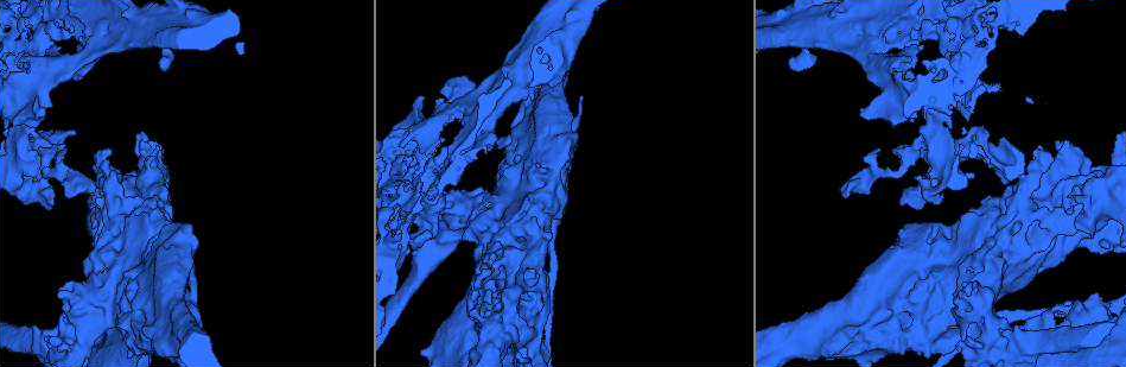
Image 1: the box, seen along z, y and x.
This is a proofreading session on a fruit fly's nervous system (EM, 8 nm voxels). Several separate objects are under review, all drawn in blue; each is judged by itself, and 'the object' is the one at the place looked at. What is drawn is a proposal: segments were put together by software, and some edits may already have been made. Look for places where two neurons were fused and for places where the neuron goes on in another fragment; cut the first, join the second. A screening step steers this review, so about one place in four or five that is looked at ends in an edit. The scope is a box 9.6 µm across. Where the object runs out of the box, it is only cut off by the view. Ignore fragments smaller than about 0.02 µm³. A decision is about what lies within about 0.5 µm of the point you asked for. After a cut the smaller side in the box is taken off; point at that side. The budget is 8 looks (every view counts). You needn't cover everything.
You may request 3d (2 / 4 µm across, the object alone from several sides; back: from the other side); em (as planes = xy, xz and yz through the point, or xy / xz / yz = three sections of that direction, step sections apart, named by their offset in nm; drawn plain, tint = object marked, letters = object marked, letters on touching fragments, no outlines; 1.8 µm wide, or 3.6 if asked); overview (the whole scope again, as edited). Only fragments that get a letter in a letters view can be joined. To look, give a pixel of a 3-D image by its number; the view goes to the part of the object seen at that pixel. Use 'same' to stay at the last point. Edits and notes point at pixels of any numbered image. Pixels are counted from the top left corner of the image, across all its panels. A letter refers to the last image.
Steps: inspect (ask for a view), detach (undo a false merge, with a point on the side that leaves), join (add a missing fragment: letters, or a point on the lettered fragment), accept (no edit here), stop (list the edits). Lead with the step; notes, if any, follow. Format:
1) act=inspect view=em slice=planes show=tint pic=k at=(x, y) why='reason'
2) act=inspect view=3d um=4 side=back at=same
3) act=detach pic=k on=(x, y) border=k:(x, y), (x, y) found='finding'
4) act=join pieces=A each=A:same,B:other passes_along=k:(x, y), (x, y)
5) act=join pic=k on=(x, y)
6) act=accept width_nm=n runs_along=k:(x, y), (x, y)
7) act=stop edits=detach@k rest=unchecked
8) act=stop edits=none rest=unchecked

act=inspect view=em slice=xy step=8 show=tint pic=1 at=(191, 289) why='sudden change in width'

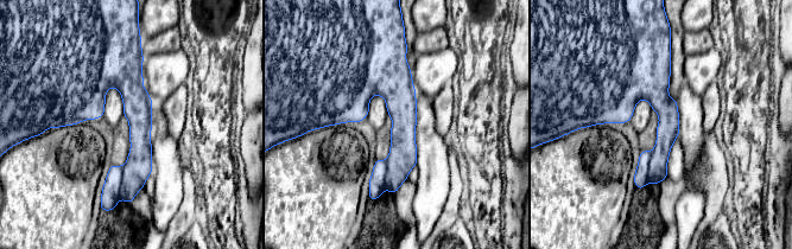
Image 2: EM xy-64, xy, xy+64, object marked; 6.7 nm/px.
act=inspect view=em slice=planes show=letters at=same

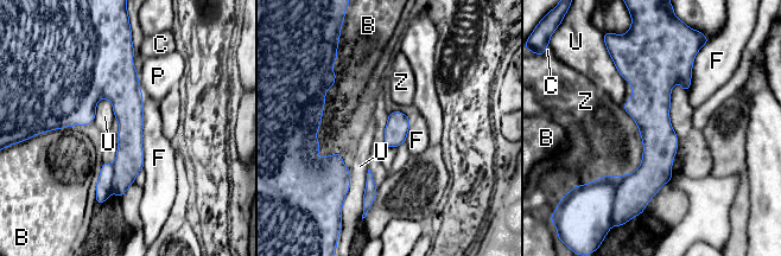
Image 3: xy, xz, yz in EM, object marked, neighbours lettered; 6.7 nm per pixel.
act=detach pic=3 on=(105, 184) width_nm=160 longest_contact=F:500nm each=B:other,C:other,F:other,P:other,U:other,Z:other found='a second neuron is stuck on'

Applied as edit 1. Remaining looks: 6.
act=inspect view=3d um=2 pic=1 at=(21, 97) why='abrupt turn'

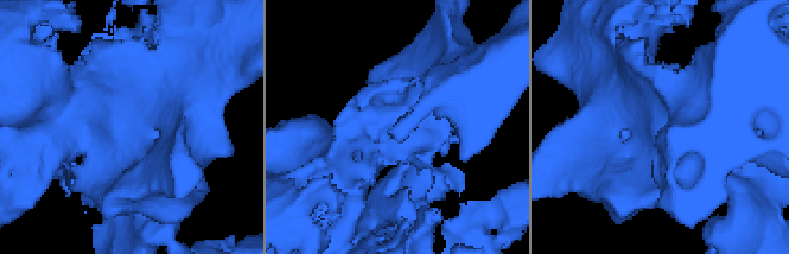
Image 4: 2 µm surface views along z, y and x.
act=inspect view=em um=3.6 slice=planes show=tint pic=4 at=(120, 126)

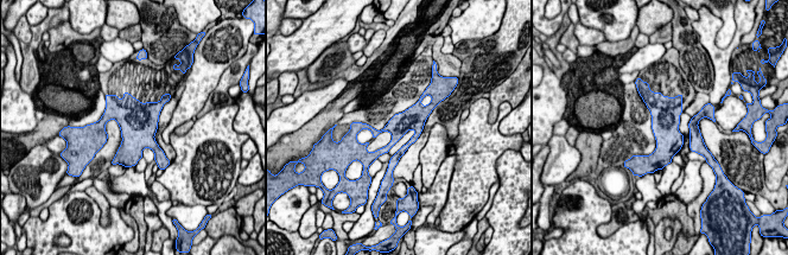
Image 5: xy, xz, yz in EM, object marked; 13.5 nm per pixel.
act=inspect view=em um=3.6 slice=planes show=letters at=same why='what lies round it'

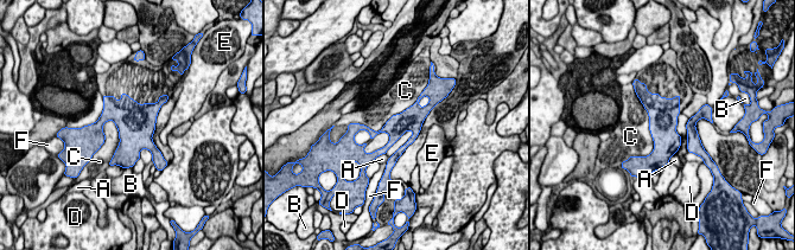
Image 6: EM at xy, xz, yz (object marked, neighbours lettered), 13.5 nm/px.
act=accept each=A:other,B:other,C:other,D:other,E:other,F:other runs_along=6:(423, 106), (414, 136), (392, 160) found='all the same neuron'

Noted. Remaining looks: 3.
act=inspect view=em slice=xy step=8 show=letters pic=1 at=(99, 214) why='touches itself'

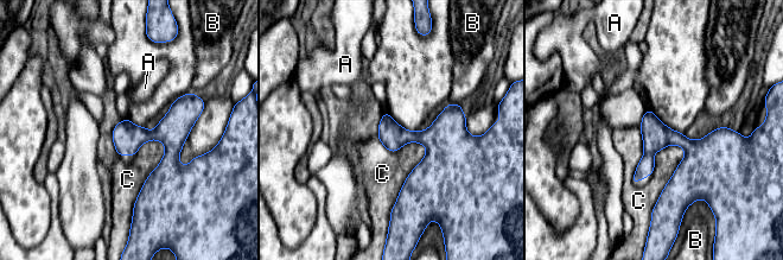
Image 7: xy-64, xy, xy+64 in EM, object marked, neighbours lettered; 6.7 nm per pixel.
act=accept each=A:other,B:other,C:other runs_along=7:(193, 112), (139, 201) found='all the same neuron'

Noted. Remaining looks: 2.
act=stop edits=detach@3 rest=unchecked

